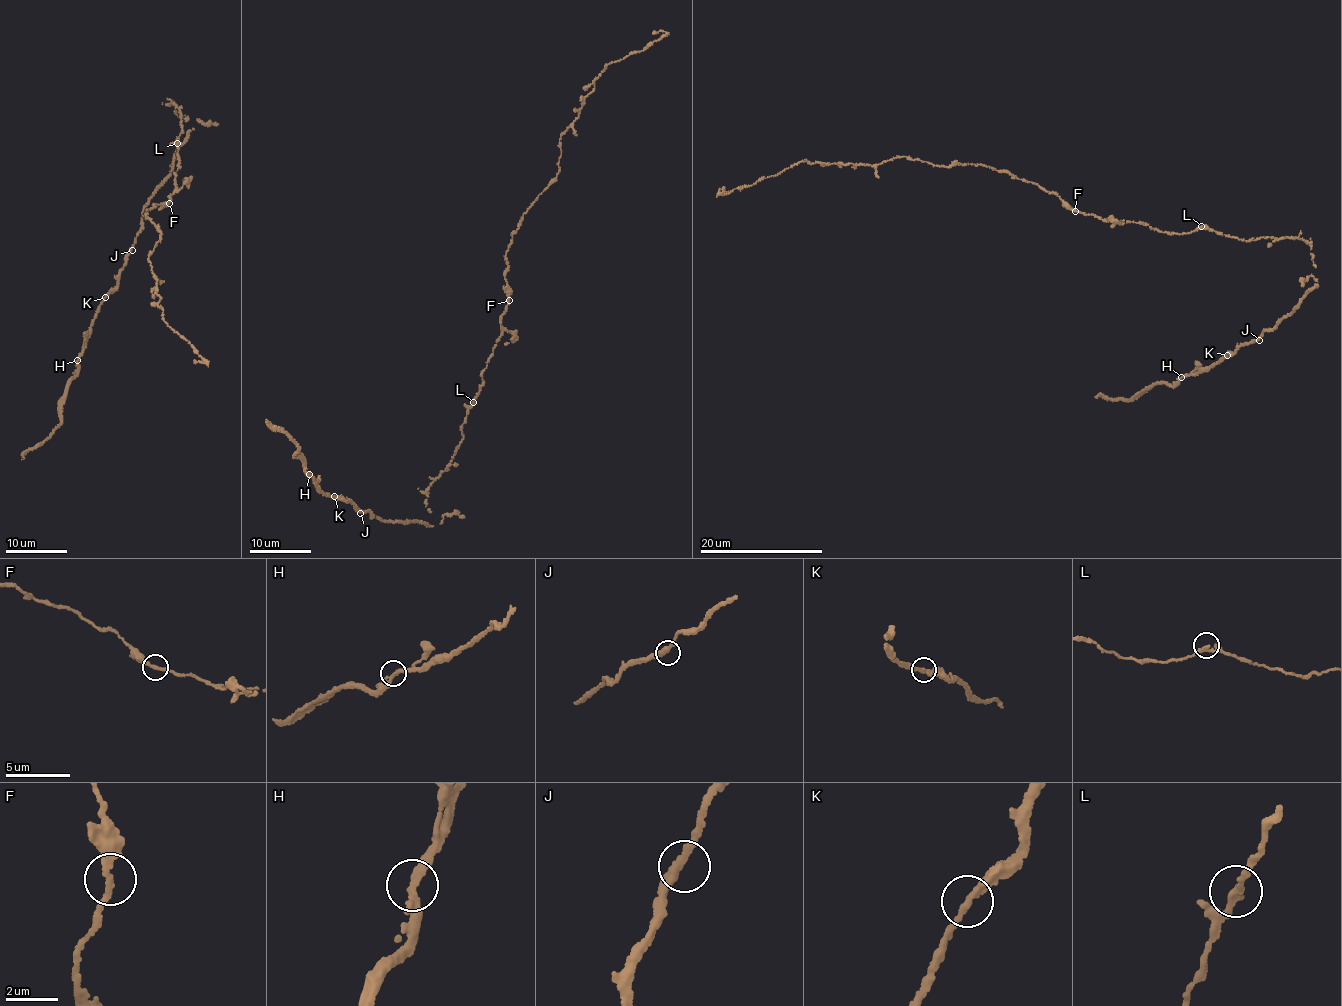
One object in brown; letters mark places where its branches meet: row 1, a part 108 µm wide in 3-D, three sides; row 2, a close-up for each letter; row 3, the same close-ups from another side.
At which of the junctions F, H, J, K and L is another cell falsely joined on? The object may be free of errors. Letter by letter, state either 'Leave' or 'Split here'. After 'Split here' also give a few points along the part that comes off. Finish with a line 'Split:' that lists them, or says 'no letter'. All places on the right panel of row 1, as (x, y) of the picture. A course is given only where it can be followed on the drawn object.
F: Leave
H: Leave
J: Leave
K: Leave
L: Leave
Split: no letter

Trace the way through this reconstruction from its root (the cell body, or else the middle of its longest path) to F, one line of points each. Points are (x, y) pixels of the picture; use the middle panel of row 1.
F: (470, 406), (482, 383), (482, 370), (501, 335), (502, 315), (509, 301)

